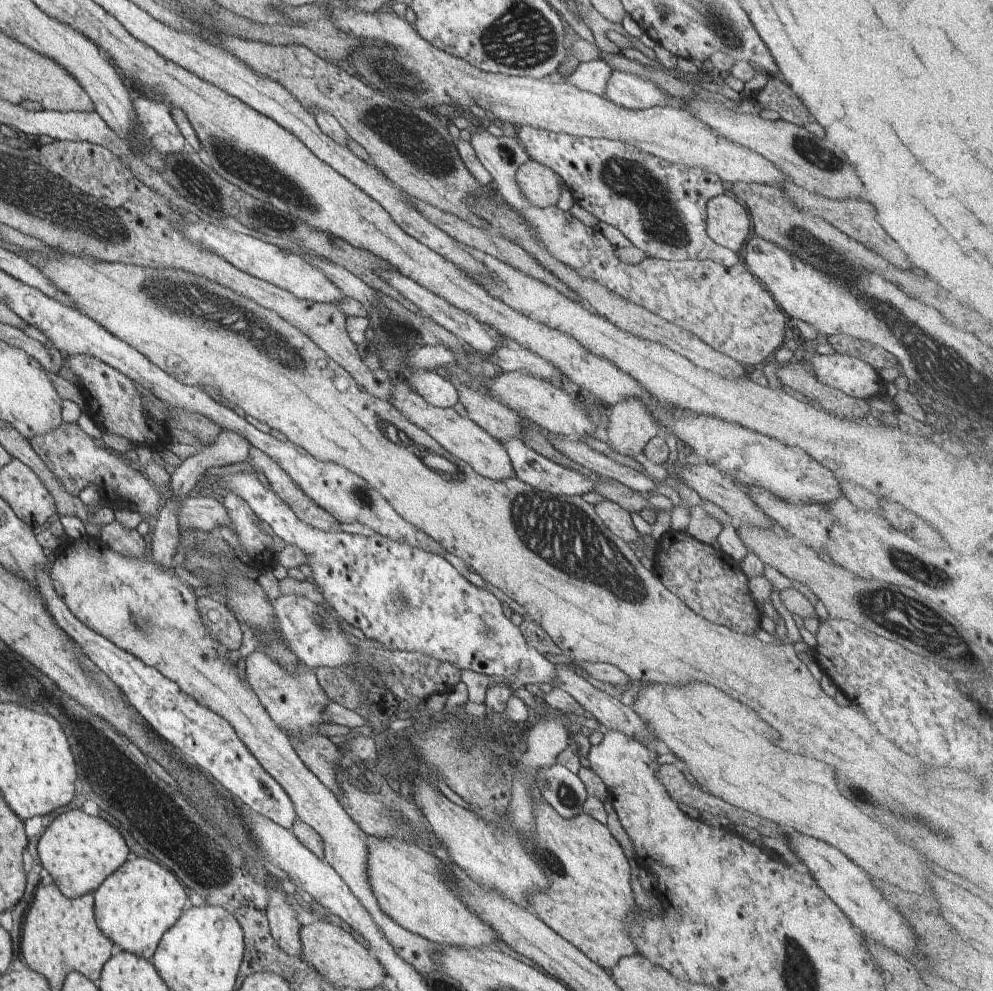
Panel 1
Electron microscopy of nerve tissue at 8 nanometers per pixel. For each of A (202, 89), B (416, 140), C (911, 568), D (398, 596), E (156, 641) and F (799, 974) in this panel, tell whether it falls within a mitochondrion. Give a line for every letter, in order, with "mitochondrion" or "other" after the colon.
A: other
B: mitochondrion
C: mitochondrion
D: mitochondrion
E: mitochondrion
F: mitochondrion

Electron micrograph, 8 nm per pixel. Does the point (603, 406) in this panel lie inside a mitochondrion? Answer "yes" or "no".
no

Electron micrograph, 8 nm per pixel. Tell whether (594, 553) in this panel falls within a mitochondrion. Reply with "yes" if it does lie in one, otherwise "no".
yes

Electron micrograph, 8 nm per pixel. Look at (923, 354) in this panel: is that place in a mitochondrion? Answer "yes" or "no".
yes

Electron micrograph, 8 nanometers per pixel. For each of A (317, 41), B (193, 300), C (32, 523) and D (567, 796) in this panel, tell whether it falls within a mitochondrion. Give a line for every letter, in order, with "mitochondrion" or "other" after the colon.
A: other
B: mitochondrion
C: other
D: mitochondrion

